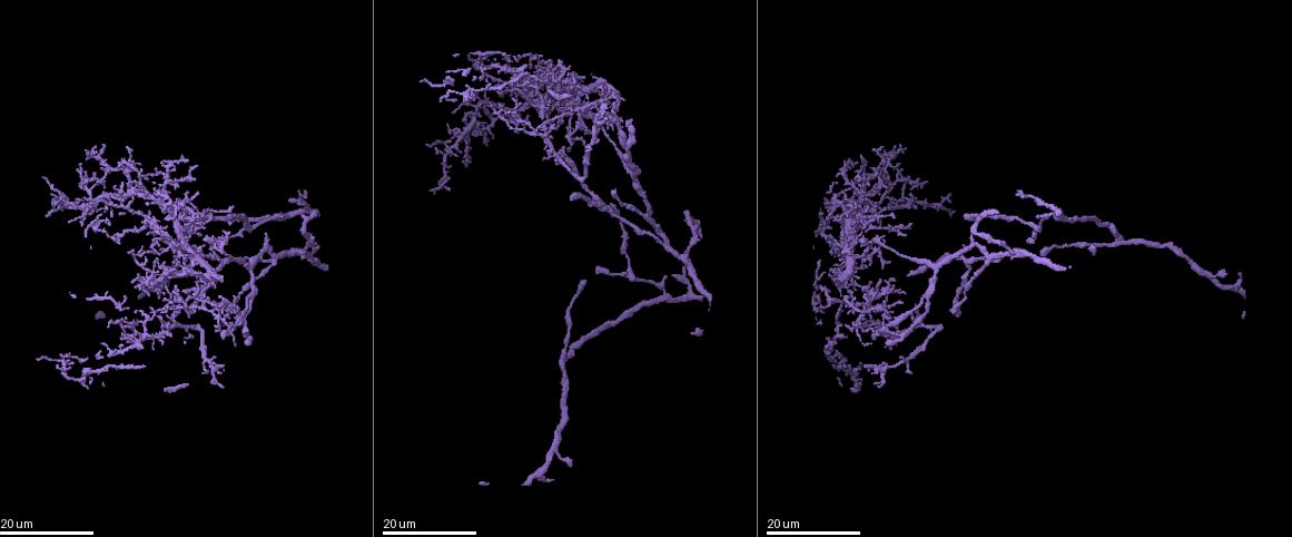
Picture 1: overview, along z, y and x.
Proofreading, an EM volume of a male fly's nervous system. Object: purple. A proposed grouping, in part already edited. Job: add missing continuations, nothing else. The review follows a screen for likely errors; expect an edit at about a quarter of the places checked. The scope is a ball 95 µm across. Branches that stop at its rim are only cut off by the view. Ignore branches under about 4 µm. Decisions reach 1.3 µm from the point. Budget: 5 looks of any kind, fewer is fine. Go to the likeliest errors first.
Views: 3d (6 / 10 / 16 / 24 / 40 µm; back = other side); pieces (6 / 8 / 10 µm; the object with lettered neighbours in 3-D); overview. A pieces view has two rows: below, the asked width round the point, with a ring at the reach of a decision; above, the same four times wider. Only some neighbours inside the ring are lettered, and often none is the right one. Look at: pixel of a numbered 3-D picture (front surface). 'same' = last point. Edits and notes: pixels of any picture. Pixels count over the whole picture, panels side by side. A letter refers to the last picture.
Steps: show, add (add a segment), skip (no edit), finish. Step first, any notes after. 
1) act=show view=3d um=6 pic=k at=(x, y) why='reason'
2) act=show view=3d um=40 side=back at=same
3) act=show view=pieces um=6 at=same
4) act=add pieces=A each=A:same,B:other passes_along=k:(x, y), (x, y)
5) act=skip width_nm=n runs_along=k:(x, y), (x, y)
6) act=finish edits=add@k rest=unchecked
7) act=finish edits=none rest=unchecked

act=show view=3d um=16 pic=1 at=(128, 147) why='tapers out'

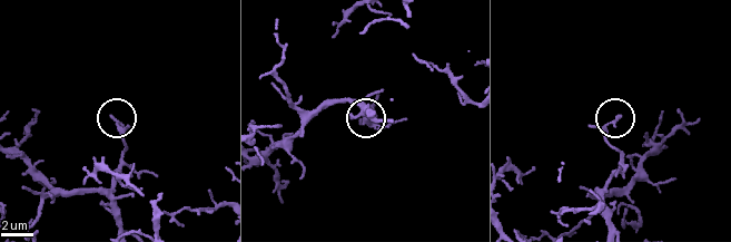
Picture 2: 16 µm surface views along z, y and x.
act=show view=pieces um=10 pic=2 at=(110, 117) why='what lies round it'

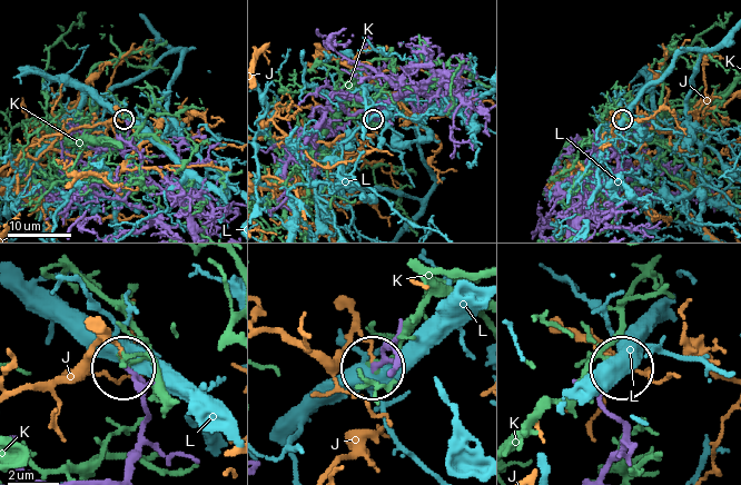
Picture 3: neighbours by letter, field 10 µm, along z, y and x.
act=skip each=J:other,K:other,L:other found='none of them fits'

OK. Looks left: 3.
act=show view=3d um=24 pic=1 at=(906, 274) why='long arm stops here'

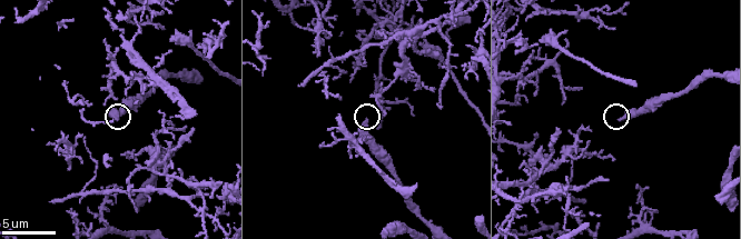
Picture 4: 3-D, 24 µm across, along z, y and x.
act=show view=pieces um=10 pic=4 at=(621, 118)

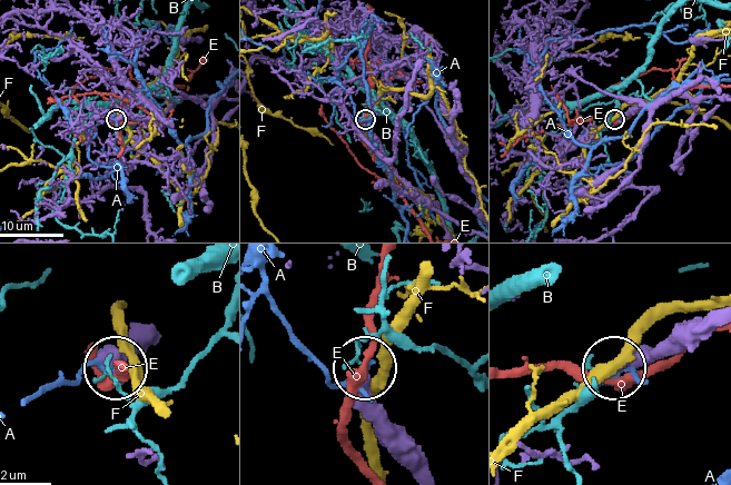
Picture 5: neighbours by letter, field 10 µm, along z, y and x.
act=skip each=A:other,B:other,E:other,F:other found='no lettered segment goes on from it'

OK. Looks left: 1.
act=finish edits=none rest=unchecked

